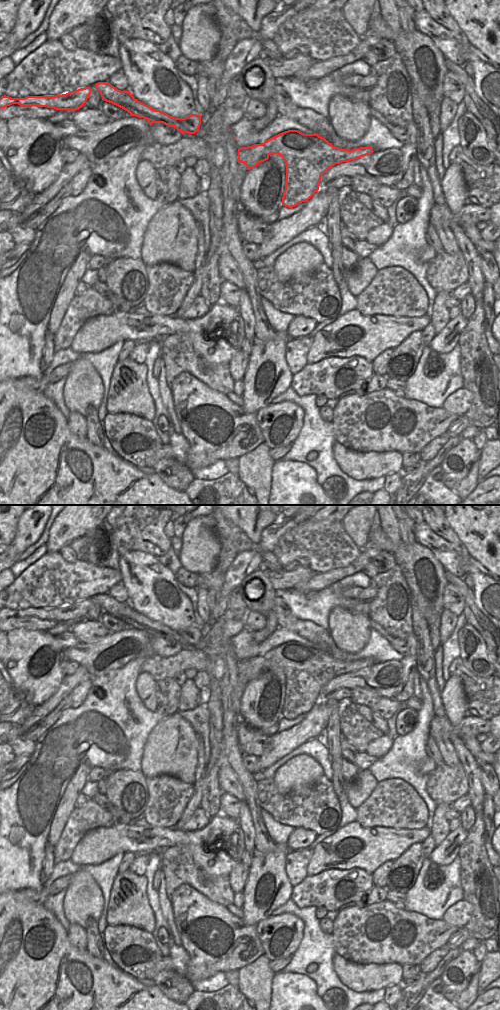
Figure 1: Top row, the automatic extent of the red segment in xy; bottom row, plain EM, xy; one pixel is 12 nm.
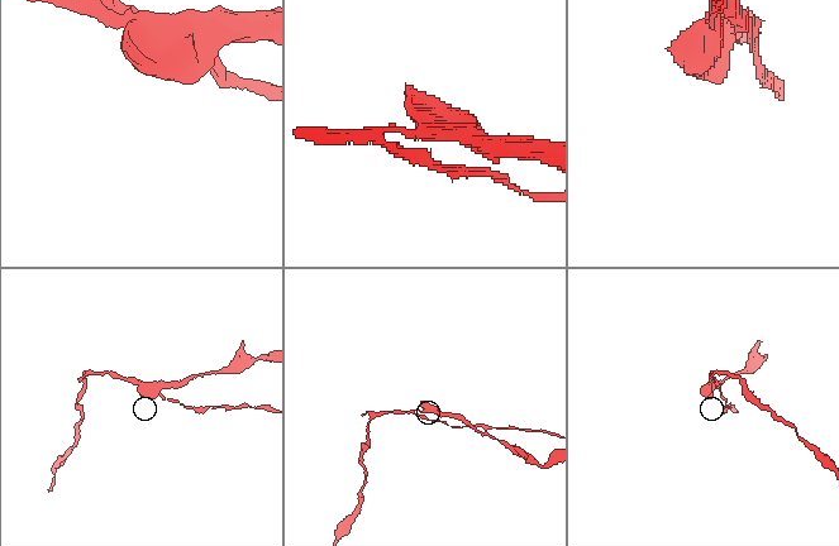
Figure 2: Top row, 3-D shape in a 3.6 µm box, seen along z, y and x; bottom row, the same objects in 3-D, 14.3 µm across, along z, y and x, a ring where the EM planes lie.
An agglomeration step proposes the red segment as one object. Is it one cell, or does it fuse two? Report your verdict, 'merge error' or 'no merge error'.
merge error

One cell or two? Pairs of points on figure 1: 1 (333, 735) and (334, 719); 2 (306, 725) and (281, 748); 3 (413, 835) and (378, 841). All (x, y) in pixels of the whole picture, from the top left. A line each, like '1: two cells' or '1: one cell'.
1: one cell
2: one cell
3: one cell

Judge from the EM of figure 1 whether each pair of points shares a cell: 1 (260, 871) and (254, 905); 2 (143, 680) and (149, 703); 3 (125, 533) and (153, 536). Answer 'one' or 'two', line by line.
1: one
2: one
3: one

